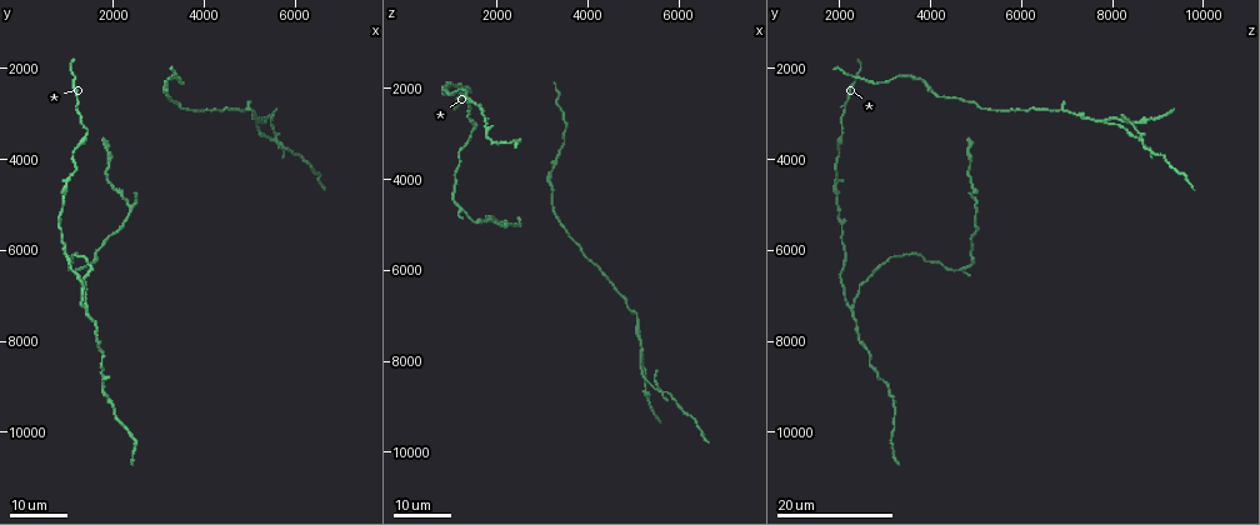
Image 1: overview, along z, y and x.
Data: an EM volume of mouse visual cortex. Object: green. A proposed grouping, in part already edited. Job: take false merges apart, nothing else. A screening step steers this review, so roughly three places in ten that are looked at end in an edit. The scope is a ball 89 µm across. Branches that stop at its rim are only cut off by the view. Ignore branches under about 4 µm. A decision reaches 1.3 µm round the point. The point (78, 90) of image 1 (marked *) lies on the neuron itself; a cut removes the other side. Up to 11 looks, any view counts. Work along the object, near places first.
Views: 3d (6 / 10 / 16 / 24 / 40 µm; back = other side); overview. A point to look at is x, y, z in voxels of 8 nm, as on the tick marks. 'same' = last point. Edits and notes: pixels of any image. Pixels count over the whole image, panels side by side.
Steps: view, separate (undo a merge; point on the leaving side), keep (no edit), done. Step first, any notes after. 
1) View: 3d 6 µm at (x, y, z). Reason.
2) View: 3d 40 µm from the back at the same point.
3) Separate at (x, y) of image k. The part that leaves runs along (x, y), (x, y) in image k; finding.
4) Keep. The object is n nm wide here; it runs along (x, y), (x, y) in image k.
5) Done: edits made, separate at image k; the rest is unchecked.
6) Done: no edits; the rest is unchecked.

View: 3d 16 µm at (1550, 6450, 2850). Calibre changes.

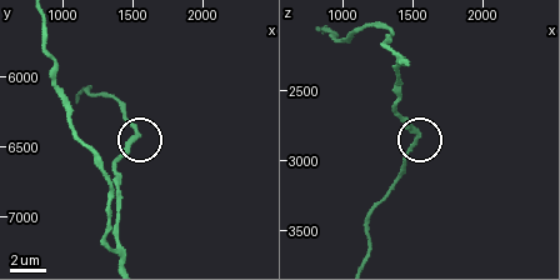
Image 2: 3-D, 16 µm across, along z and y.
View: 3d 6 µm at (1520, 6420, 2800). Closer look.

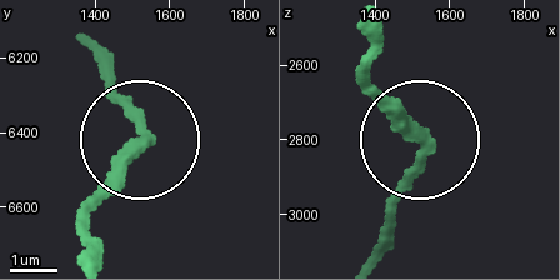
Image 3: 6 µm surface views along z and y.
Keep. It runs along (85, 254), (90, 206), (145, 135), (90, 44) in image 3; one neuron here.

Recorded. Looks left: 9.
View: 3d 16 µm at (1250, 6400, 4750). Two arms in line, one across.

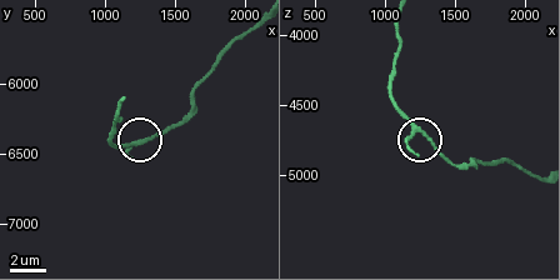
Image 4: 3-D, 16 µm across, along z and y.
View: 3d 6 µm at (1280, 6400, 4700).

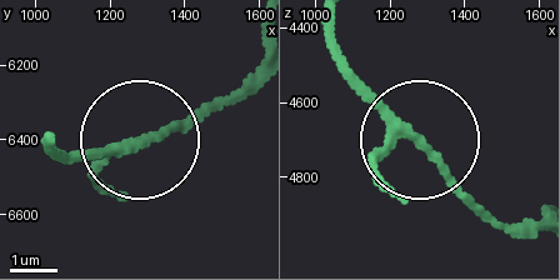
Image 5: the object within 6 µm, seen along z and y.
Keep. It runs along (56, 134), (71, 154), (115, 154), (219, 110) in image 5; all the same neuron.

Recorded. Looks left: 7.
View: 3d 16 µm at (800, 5450, 2000). A narrow waist.

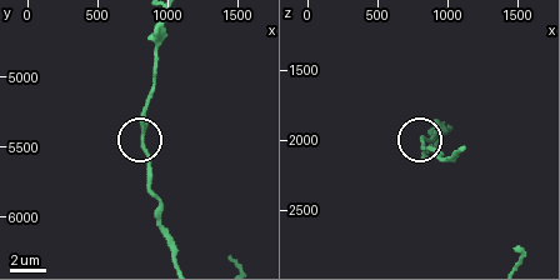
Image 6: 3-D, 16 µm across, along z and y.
View: 3d 10 µm at (820, 5480, 2060). Closer look.

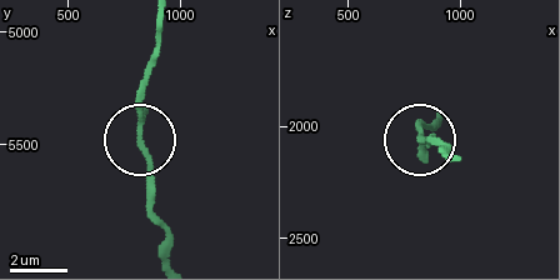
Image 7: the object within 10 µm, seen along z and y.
View: 3d 6 µm at (830, 5480, 2060).

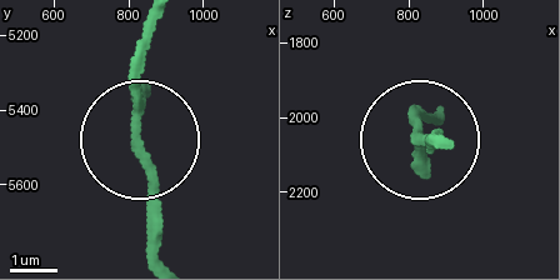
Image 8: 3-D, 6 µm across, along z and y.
Keep. It runs along (160, 20), (140, 68), (153, 259) in image 8; continuous, no second neuron.

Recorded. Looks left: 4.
View: 3d 24 µm at (1450, 7250, 2300). Three arms meet.

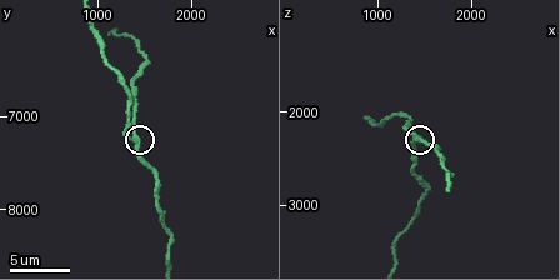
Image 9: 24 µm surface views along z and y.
View: 3d 6 µm at the same point.

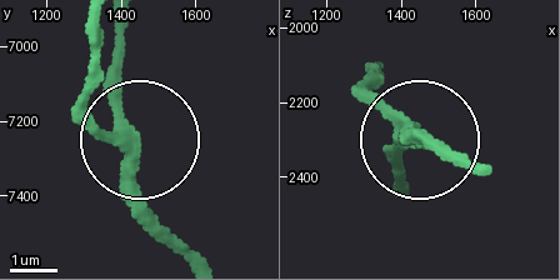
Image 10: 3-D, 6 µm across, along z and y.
Keep. The side arm is 35 µm long; it runs along (100, 28), (91, 111), (135, 148), (135, 208), (155, 239) in image 10; continuous, no second neuron.

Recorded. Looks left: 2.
View: 3d 16 µm at (5150, 3200, 7850). Three arms meet.

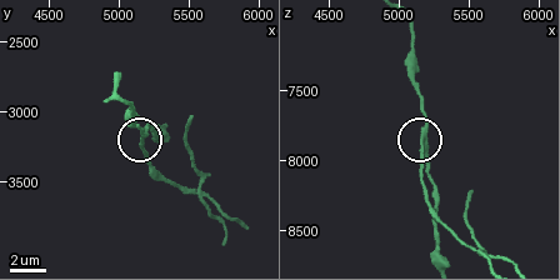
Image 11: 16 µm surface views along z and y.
View: 3d 10 µm at the same point. Closer look.

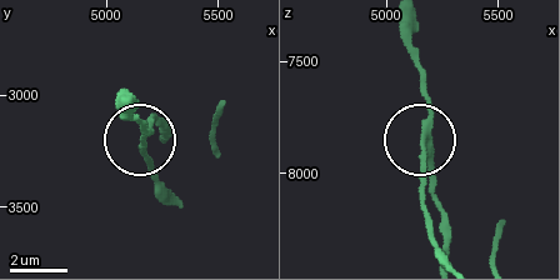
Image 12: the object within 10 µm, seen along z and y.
Separate at (153, 114) of image 12. The object is 210 nm wide here; a second neuron is stuck on.

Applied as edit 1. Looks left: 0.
Done: edits made, separate at image 12; the rest is unchecked.

